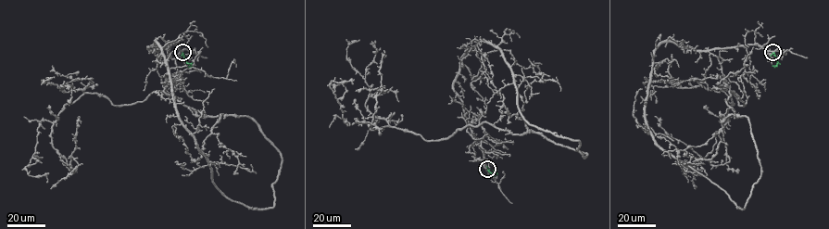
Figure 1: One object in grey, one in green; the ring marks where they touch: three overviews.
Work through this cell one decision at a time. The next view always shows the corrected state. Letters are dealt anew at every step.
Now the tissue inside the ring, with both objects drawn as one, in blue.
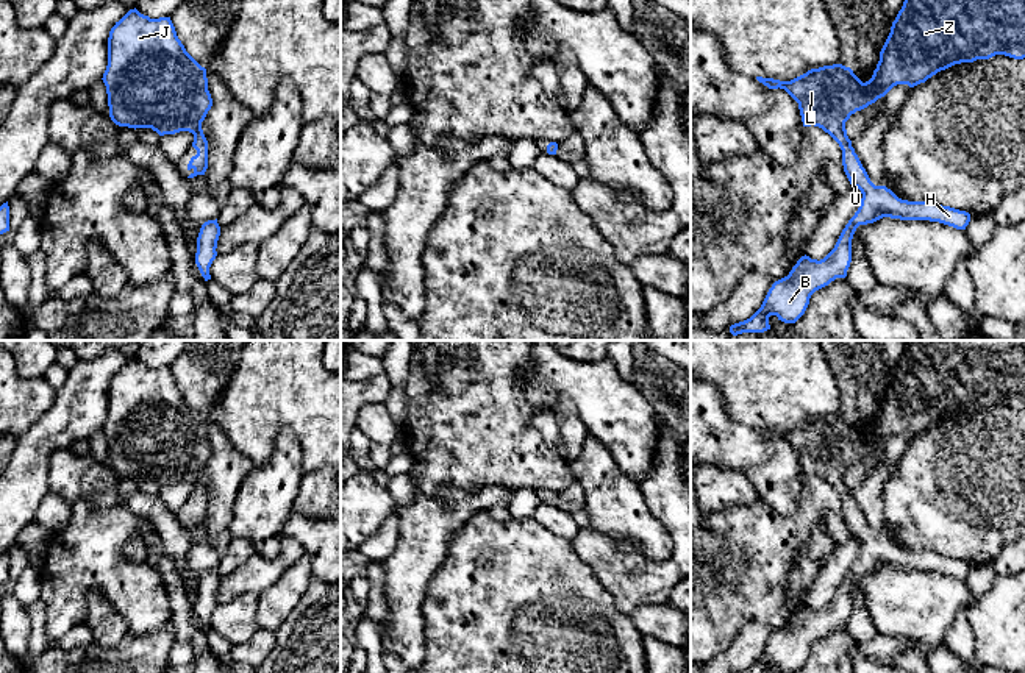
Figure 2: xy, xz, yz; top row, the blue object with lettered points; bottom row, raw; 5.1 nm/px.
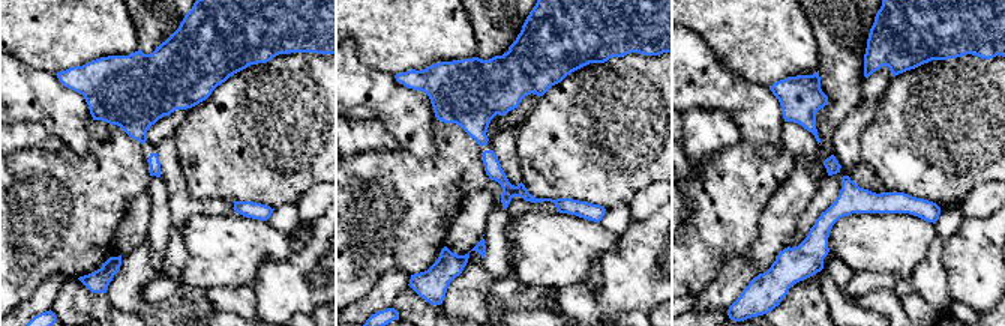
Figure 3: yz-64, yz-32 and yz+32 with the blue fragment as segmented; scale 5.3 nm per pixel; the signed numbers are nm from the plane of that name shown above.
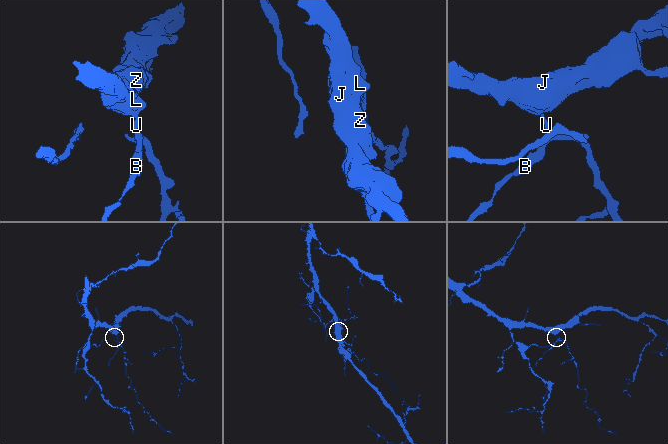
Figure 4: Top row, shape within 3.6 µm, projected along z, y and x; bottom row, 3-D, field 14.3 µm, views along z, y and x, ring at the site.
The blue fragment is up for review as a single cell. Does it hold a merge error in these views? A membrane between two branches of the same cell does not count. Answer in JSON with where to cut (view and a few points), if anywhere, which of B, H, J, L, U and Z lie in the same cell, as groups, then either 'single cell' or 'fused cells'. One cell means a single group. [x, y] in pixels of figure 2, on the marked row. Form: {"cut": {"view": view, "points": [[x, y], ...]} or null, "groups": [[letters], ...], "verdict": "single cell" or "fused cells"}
{"cut": null, "groups": [["B", "H", "J", "L", "U", "Z"]], "verdict": "single cell"}

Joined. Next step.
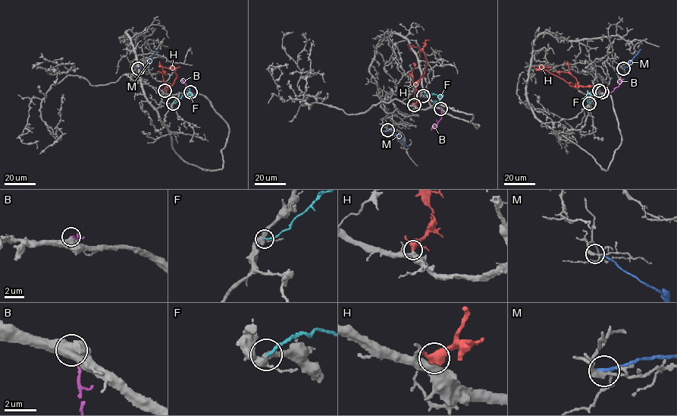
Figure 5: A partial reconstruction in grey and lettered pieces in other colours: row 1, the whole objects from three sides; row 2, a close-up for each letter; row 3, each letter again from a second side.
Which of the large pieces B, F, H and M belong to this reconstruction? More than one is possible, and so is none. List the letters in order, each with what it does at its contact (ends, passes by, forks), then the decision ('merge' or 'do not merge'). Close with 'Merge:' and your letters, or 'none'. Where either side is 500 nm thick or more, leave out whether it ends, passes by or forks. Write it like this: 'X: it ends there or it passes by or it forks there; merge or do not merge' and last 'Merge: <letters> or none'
B: do not merge
F: it ends there; do not merge
H: it forks there; do not merge
M: it ends there; do not merge
Merge: none

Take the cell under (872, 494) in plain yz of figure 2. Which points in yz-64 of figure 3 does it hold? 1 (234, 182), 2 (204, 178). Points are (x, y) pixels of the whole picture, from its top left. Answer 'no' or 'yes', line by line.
1: no
2: no

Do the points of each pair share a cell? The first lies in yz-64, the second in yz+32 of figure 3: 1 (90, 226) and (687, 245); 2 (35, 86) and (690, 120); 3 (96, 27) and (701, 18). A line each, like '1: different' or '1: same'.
1: same
2: different
3: same

